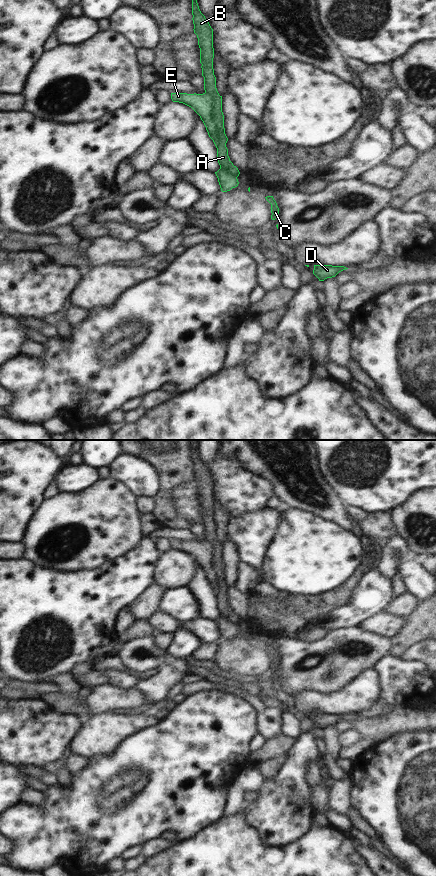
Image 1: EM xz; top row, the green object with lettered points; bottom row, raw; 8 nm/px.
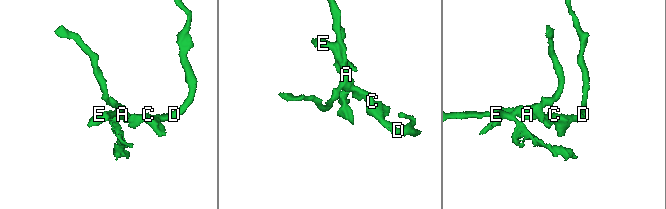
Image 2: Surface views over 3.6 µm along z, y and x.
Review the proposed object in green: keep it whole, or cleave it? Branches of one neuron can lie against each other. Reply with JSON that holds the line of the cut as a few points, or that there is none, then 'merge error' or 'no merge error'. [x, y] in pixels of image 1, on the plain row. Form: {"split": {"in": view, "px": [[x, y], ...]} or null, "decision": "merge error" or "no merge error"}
{"split": {"in": "xz", "px": [[205, 539], [212, 547], [212, 570], [218, 587], [216, 594]]}, "decision": "merge error"}

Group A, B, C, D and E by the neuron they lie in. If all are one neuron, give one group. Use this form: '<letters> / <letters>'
A B / C D E

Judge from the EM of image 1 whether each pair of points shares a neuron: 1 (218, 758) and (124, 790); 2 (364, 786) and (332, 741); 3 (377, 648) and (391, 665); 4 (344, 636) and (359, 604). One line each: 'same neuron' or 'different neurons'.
1: same neuron
2: different neurons
3: different neurons
4: different neurons

